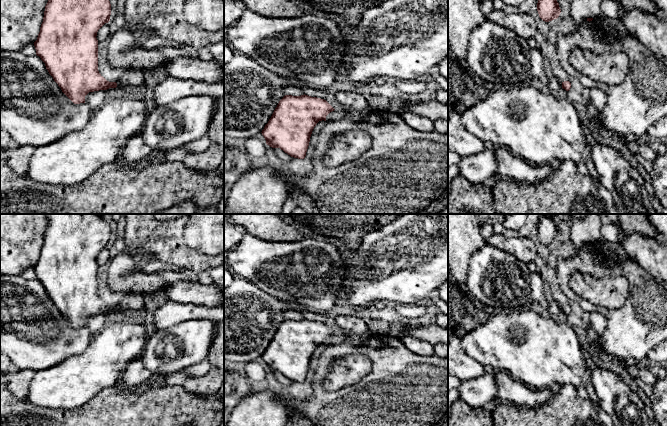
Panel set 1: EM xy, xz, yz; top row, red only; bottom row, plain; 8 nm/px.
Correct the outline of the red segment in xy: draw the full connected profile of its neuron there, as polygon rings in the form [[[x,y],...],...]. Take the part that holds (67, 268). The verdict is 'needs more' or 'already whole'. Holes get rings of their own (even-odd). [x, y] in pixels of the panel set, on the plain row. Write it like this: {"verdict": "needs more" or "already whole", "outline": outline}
{"verdict": "needs more", "outline": [[[47,214],[48,226],[45,230],[43,246],[37,264],[34,266],[36,279],[45,287],[46,293],[62,316],[74,327],[85,327],[89,316],[123,312],[128,320],[141,321],[145,313],[139,310],[107,305],[98,295],[98,254],[110,245],[111,228],[99,214]]]}

